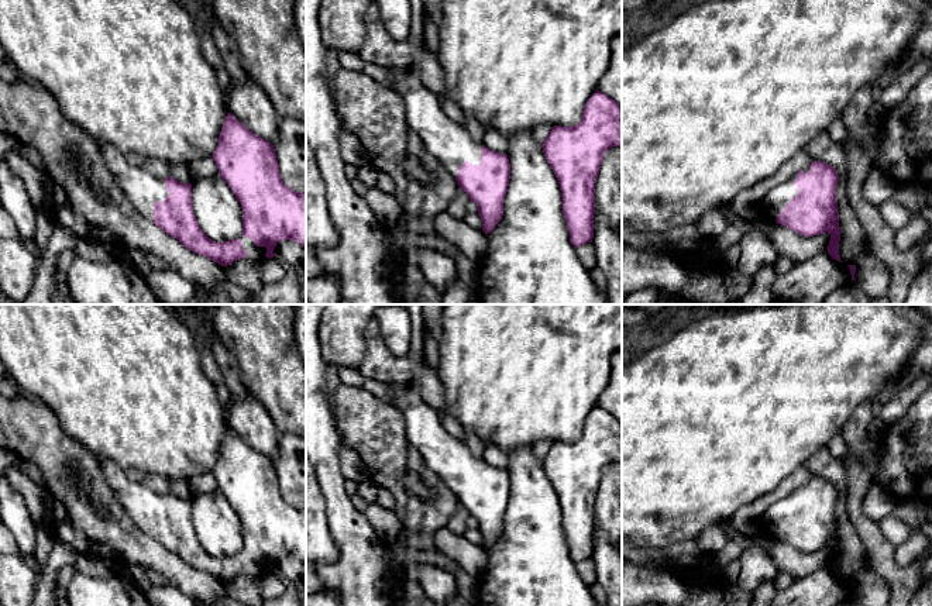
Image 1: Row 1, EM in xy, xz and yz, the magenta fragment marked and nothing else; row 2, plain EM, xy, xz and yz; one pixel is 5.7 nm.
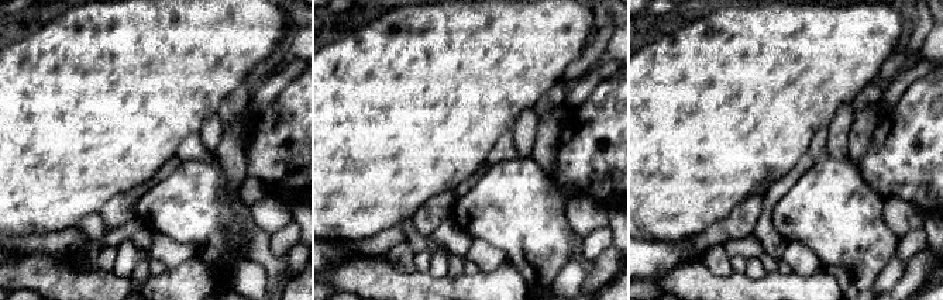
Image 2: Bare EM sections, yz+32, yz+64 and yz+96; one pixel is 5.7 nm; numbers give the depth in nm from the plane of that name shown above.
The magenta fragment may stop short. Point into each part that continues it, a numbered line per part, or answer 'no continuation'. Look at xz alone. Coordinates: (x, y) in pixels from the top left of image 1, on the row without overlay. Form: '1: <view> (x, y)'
1: xz (449, 457)

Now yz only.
1: yz (774, 517)

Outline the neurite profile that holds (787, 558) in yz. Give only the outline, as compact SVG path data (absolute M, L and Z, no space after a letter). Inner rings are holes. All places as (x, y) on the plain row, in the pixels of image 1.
M763 531L757 537L770 548L770 557L778 572L791 575L794 581L802 579L828 565L830 557L829 548L804 552L783 540L768 537Z

